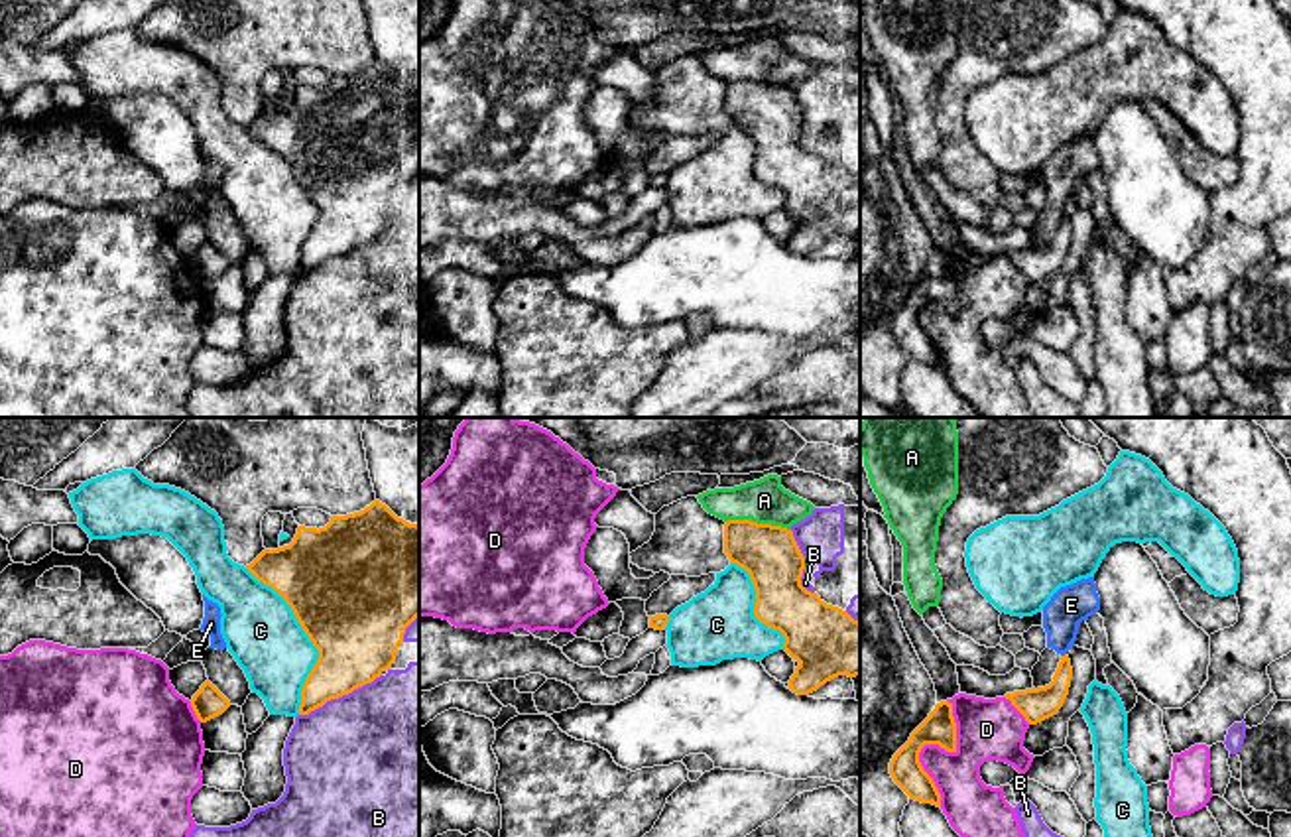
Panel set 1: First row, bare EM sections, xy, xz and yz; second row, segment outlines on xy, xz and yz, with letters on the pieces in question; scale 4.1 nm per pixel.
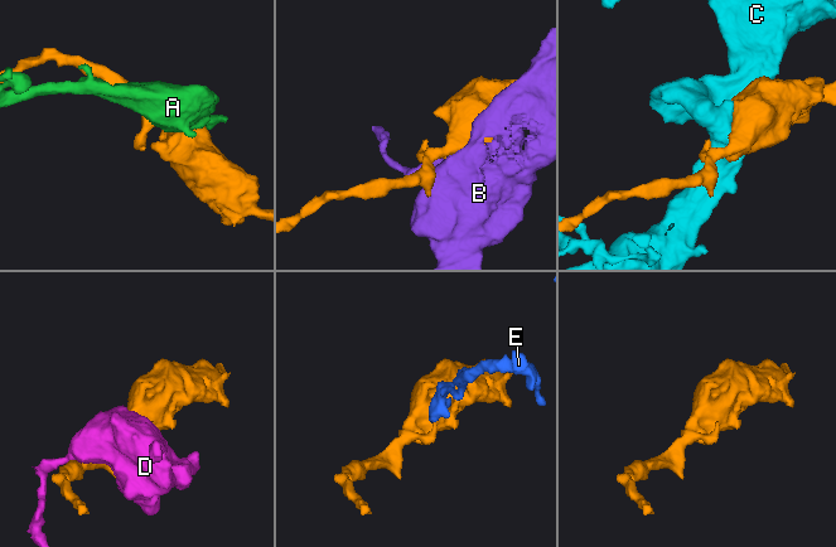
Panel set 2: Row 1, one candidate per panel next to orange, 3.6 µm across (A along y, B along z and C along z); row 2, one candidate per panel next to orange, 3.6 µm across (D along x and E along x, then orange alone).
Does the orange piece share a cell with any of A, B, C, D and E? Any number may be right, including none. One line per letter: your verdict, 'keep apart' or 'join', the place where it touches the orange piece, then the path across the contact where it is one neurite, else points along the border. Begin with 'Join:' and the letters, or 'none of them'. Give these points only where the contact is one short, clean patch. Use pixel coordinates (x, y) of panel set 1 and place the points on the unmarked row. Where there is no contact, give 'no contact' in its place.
Join: none of them
A: keep apart; contact xz (756, 81)
B: keep apart; contact xy (339, 255)
C: keep apart; contact xy (307, 193)
D: keep apart; contact yz (933, 302)
E: keep apart; contact yz (1065, 213); border yz (1065, 211), (1061, 215)

